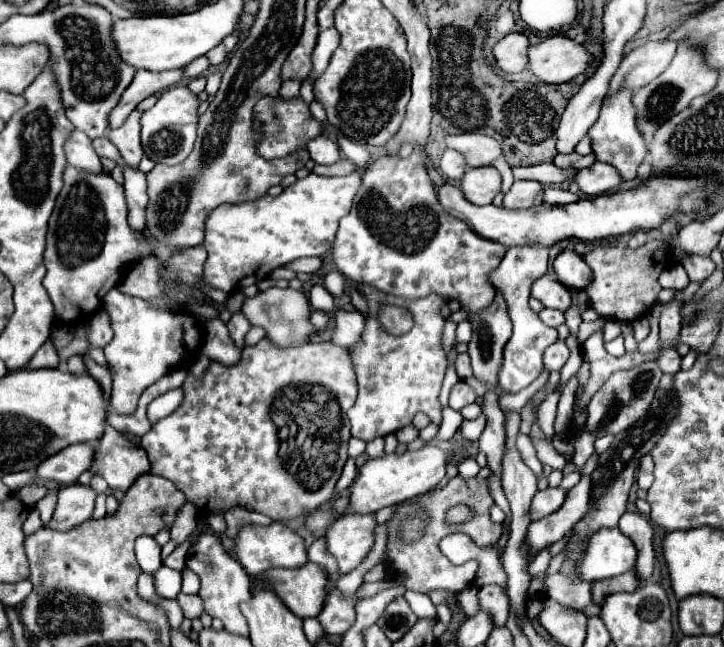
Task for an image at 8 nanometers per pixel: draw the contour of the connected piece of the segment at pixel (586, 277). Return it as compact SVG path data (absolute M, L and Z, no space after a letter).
M562 249L558 253L558 257L554 259L554 273L558 275L558 281L562 285L576 289L584 289L588 281L592 281L592 271L572 249Z

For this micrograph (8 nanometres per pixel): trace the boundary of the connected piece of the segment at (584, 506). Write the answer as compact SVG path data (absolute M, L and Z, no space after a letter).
M584 475L578 485L574 485L568 491L568 501L564 501L564 505L556 513L552 513L540 521L530 523L530 527L528 527L530 553L532 551L538 553L546 545L552 545L554 541L562 539L564 533L572 525L576 525L582 517L588 515L590 491L592 491L592 479L590 479L590 475Z

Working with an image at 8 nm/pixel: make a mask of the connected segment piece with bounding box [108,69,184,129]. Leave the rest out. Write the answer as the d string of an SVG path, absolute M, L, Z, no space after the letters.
M138 69L132 83L130 83L130 87L122 95L120 103L116 105L116 109L112 109L108 129L120 127L142 99L146 99L152 93L164 91L170 85L180 83L182 77L184 77L184 69L172 69L172 71L160 71L160 73L148 73L148 71Z

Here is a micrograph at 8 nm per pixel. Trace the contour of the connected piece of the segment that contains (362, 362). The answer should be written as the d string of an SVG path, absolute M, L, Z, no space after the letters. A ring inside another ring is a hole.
M366 283L358 285L358 293L368 301L368 315L360 339L348 349L358 379L358 399L348 413L352 423L352 437L362 441L386 437L410 425L418 411L424 411L432 423L440 423L442 405L438 395L448 365L446 351L442 349L442 331L446 319L440 311L448 301L440 295L428 295L422 299L402 299L386 295ZM378 303L406 307L414 317L412 331L402 337L388 337L388 333L382 331L376 319Z

